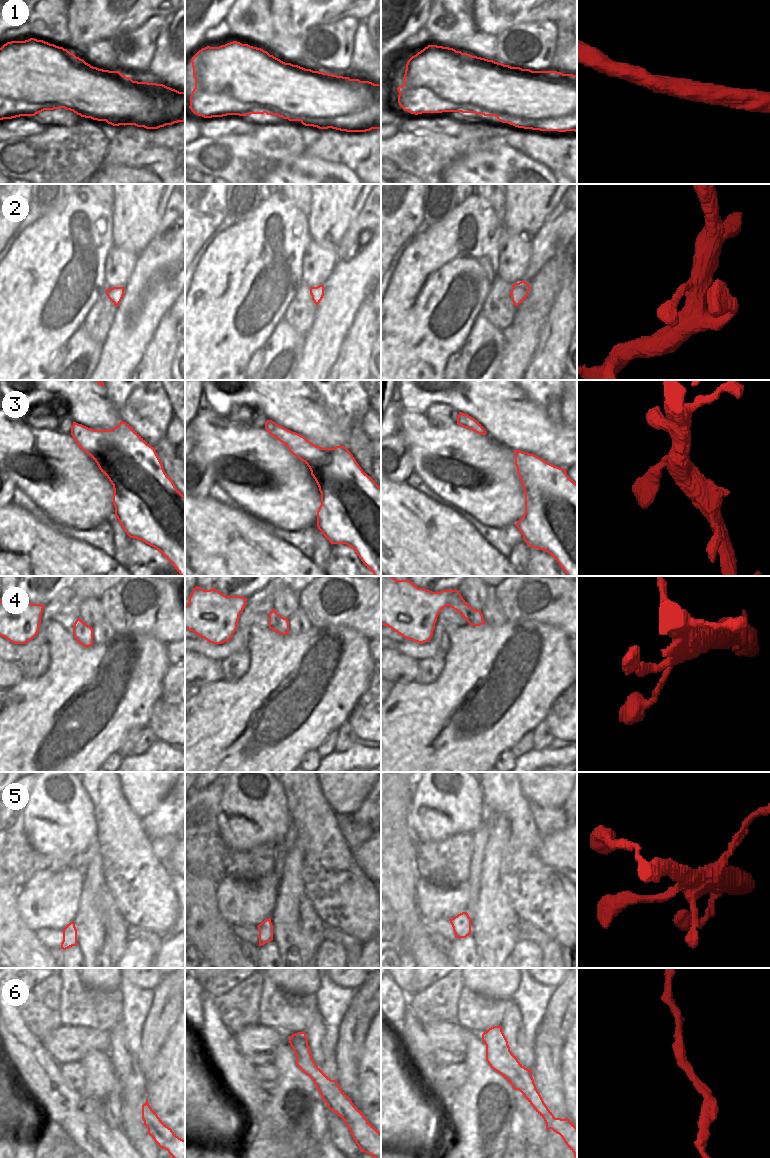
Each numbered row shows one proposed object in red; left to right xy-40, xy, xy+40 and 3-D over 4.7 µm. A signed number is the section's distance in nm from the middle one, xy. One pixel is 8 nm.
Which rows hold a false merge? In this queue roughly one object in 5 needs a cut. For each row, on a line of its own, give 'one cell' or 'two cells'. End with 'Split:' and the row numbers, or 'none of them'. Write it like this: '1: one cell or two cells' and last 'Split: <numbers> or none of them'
1: one cell
2: one cell
3: one cell
4: one cell
5: one cell
6: one cell
Split: none of them

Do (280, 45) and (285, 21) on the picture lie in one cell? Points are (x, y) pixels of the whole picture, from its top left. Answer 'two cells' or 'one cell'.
two cells

